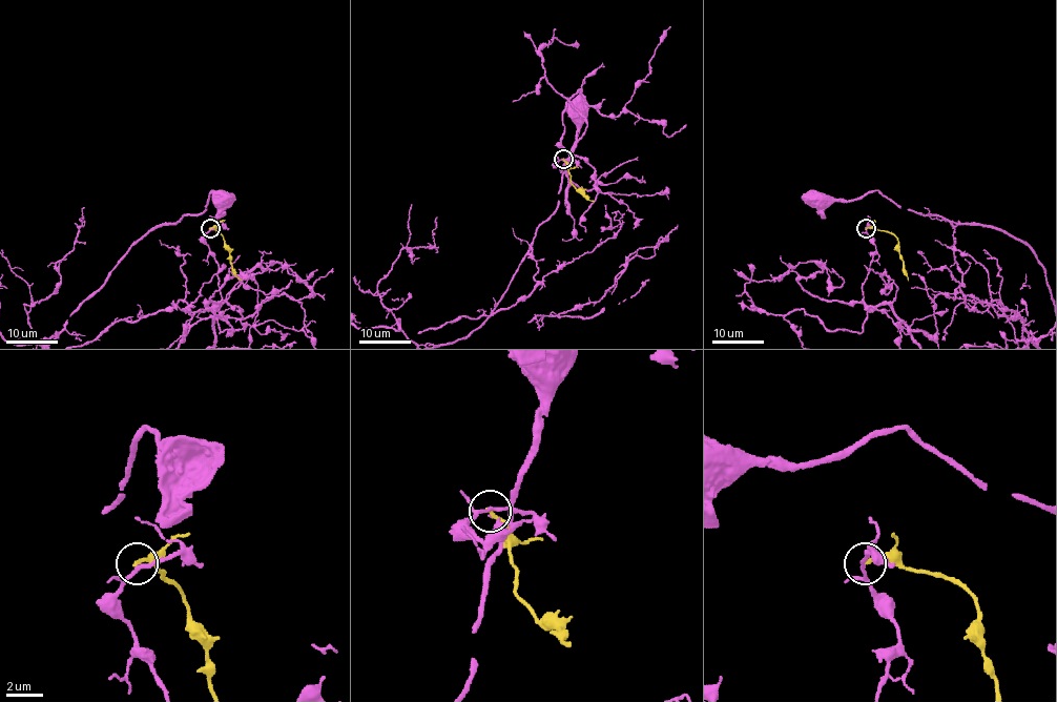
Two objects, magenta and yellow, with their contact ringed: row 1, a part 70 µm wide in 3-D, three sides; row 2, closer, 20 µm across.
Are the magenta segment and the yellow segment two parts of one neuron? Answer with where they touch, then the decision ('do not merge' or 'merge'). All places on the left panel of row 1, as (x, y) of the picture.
at (210, 228); do not merge

